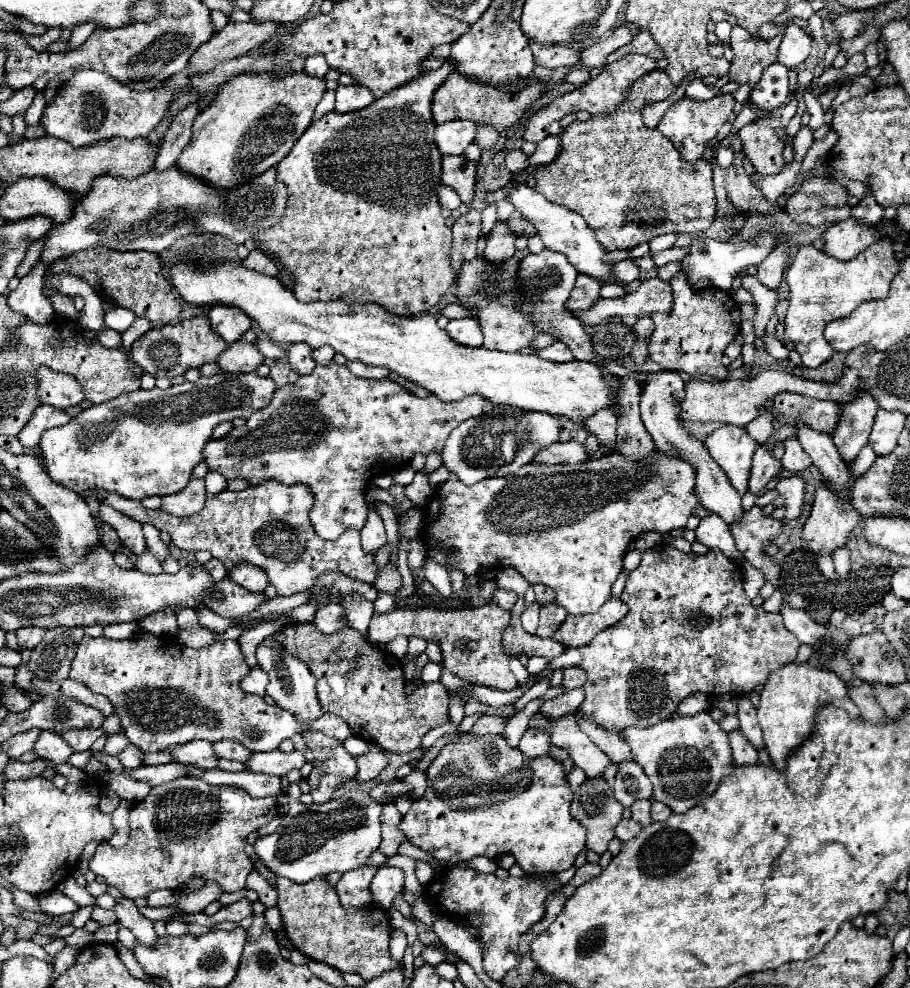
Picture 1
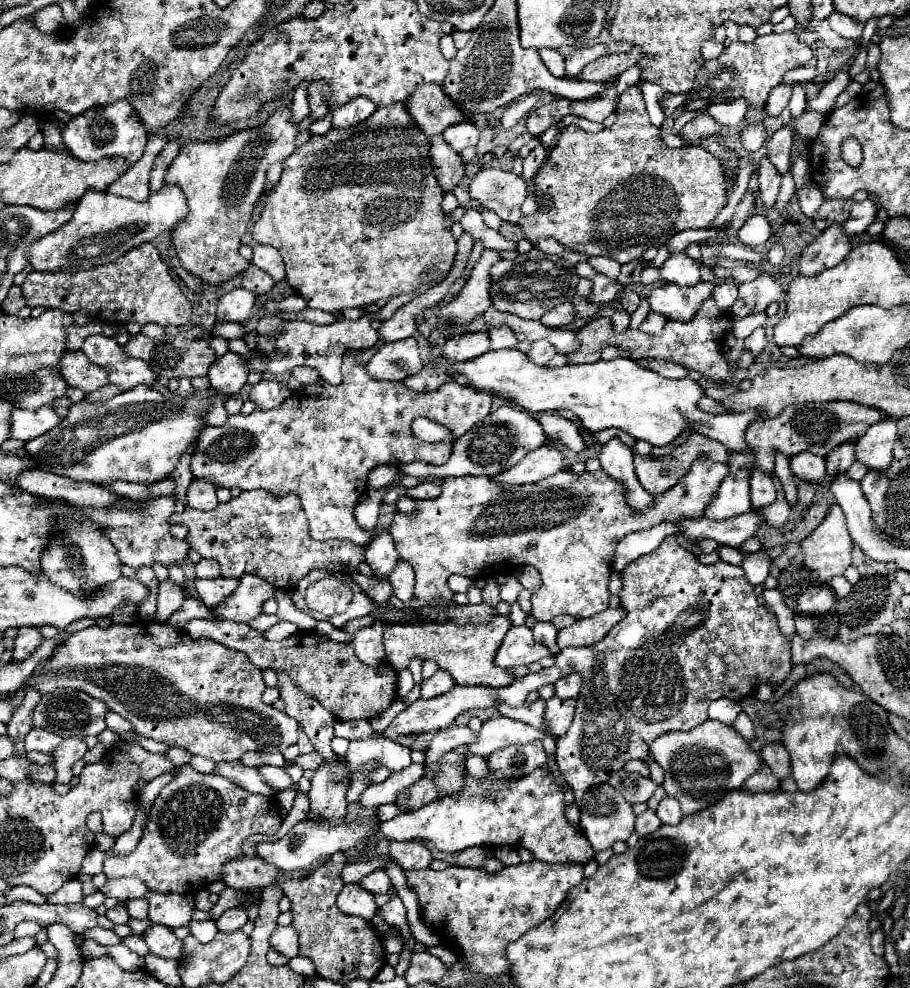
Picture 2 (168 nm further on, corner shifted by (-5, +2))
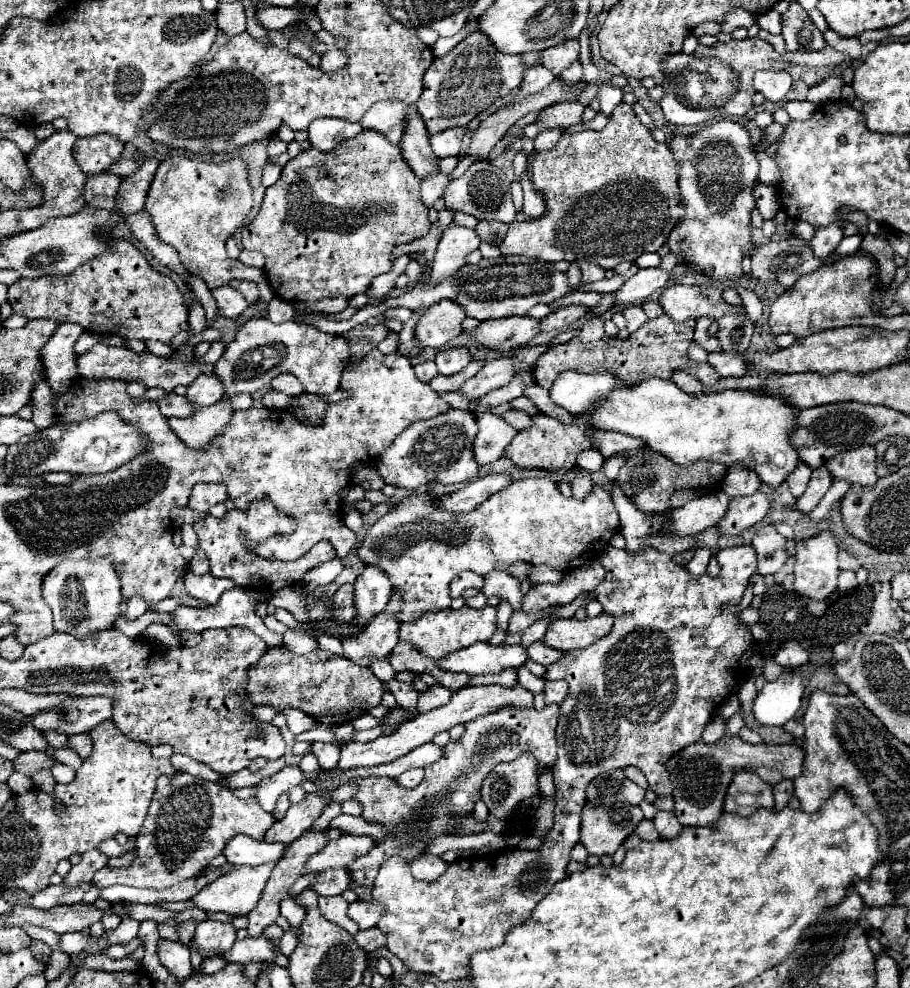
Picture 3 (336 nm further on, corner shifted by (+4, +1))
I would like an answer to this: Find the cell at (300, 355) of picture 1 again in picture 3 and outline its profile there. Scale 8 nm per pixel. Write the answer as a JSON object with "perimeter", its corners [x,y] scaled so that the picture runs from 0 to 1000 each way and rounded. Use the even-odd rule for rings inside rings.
{"perimeter":[[[308,378],[305,382],[299,384],[299,394],[303,396],[310,396],[314,400],[321,400],[321,402],[327,402],[327,398],[334,396],[332,388],[327,386],[327,382],[319,380],[319,378]]]}

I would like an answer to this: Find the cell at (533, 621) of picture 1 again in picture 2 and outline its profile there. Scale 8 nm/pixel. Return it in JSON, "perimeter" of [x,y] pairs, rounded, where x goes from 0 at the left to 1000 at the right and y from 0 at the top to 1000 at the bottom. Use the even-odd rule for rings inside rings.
{"perimeter":[[[592,630],[586,636],[586,644],[588,644],[588,648],[592,648],[592,652],[601,652],[601,656],[605,656],[605,660],[610,660],[610,664],[616,660],[612,650],[610,650],[612,636],[605,630]]]}

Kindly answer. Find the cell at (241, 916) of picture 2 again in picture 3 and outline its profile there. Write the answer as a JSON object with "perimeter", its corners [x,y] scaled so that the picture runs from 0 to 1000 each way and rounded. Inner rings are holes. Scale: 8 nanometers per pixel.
{"perimeter":[[[226,930],[215,938],[215,944],[211,948],[211,954],[215,954],[224,969],[233,969],[240,965],[246,965],[253,961],[253,956],[259,952],[259,940],[255,934],[233,932]]]}

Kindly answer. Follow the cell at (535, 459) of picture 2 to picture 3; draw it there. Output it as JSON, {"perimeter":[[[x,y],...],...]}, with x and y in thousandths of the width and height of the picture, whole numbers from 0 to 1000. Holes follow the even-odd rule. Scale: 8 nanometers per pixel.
{"perimeter":[[[538,479],[532,483],[523,483],[516,489],[512,489],[508,495],[488,503],[486,511],[488,515],[501,515],[501,517],[523,515],[538,501],[552,497],[556,491],[563,491],[563,487],[565,485],[560,479]]]}

